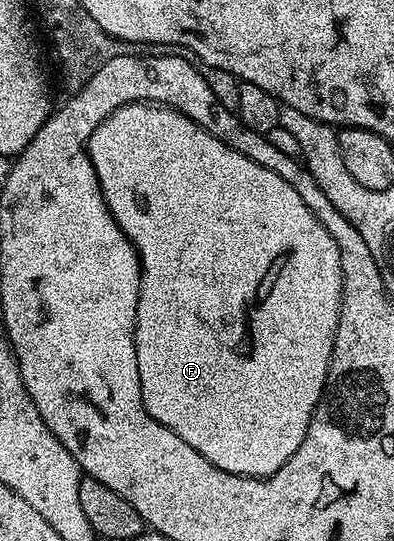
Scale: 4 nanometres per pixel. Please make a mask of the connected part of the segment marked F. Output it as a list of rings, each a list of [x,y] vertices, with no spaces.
[[[131,102],[120,106],[115,112],[108,114],[108,118],[104,118],[104,122],[100,122],[100,126],[96,126],[96,130],[90,131],[90,139],[86,141],[86,155],[89,156],[94,167],[98,185],[102,188],[102,197],[108,206],[109,216],[120,226],[123,236],[127,236],[134,243],[134,249],[137,250],[138,258],[142,262],[142,276],[138,279],[134,341],[136,342],[136,366],[140,370],[140,394],[146,413],[156,422],[163,424],[172,434],[176,434],[178,439],[186,443],[186,447],[192,449],[194,453],[204,454],[204,458],[208,458],[208,462],[212,462],[212,466],[216,466],[228,474],[236,474],[241,478],[251,476],[265,478],[276,474],[276,470],[280,470],[280,466],[284,466],[284,462],[288,462],[288,458],[292,458],[296,454],[296,450],[300,450],[300,442],[304,442],[304,434],[308,434],[312,414],[318,403],[324,399],[324,393],[328,388],[330,359],[334,349],[338,315],[342,309],[340,250],[336,246],[336,242],[332,242],[332,234],[328,234],[328,230],[324,230],[324,226],[316,218],[316,214],[312,214],[312,210],[308,210],[308,206],[304,206],[304,198],[300,198],[298,191],[292,186],[288,186],[288,182],[284,182],[284,178],[280,178],[280,174],[272,174],[272,170],[264,170],[264,166],[260,166],[260,162],[252,162],[252,158],[244,158],[244,154],[240,154],[240,150],[232,150],[232,146],[220,142],[218,136],[212,135],[209,128],[198,124],[191,116],[174,106],[151,106],[146,102]]]

